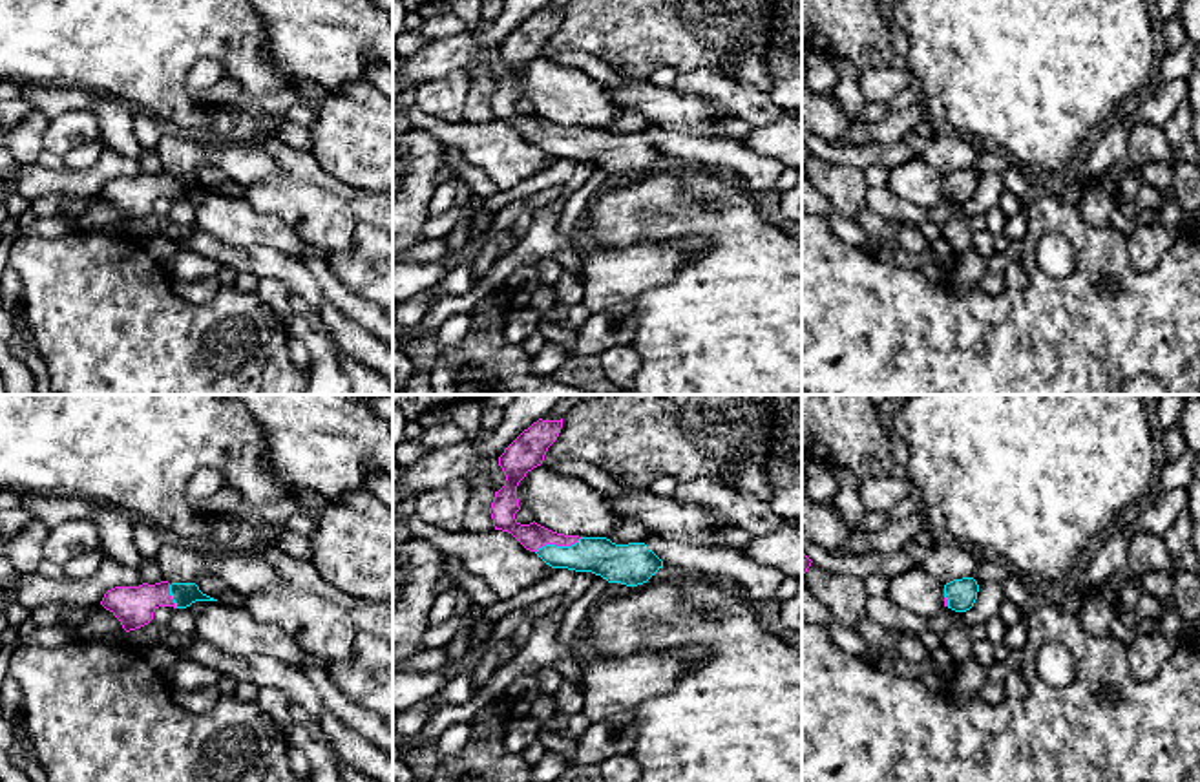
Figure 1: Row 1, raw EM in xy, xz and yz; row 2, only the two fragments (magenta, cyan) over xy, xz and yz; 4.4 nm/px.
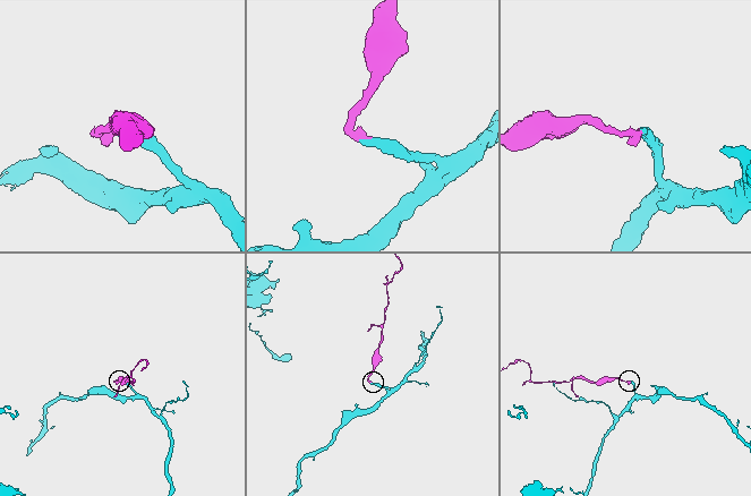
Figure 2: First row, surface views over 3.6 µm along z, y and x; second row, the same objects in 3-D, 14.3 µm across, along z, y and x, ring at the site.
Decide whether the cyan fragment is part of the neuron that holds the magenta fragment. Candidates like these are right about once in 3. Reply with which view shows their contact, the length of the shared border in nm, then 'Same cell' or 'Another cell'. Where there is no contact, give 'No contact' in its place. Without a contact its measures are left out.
Touches magenta in xz. Shared border 220 nm. Same cell

